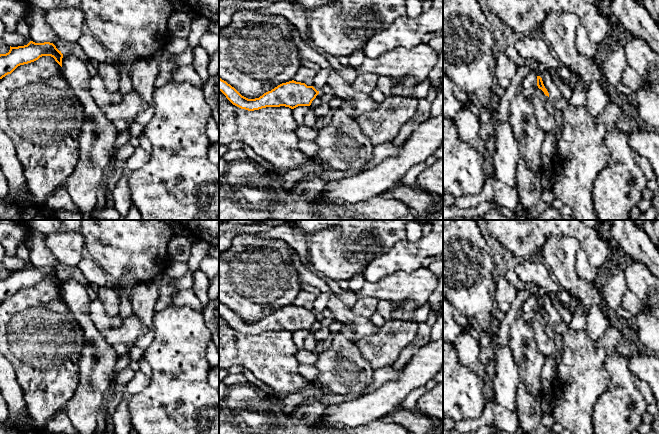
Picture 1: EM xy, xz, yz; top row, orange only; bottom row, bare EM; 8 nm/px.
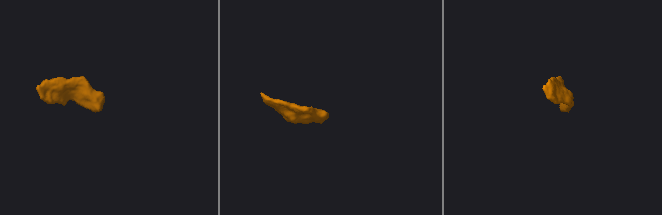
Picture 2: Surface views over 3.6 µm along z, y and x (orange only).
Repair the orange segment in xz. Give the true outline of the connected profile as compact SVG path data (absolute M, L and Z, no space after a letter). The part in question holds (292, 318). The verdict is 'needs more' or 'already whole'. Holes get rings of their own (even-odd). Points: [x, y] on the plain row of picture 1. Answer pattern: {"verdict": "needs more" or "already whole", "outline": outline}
{"verdict": "needs more", "outline": "M321 293L314 300L312 310L292 304L278 309L271 315L255 323L248 323L242 320L234 311L221 302L219 302L219 315L233 329L248 335L280 330L294 333L298 330L310 330L319 318L319 315L327 309L326 306L330 297L331 294L329 293Z"}

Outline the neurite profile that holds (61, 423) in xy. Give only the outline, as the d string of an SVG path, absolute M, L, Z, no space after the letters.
M62 411L59 414L57 414L53 420L48 422L45 428L45 433L78 434L78 431L74 428L73 424L71 423L66 411Z

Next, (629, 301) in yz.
M629 289L621 300L621 306L629 310L634 316L644 311L645 307Z

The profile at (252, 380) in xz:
M246 367L242 373L247 379L248 385L251 385L260 391L266 394L273 394L273 390L264 382L260 381L251 371L249 371Z

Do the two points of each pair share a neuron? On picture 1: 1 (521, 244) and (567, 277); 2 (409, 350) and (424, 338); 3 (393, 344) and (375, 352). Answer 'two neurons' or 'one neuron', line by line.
1: two neurons
2: one neuron
3: one neuron

